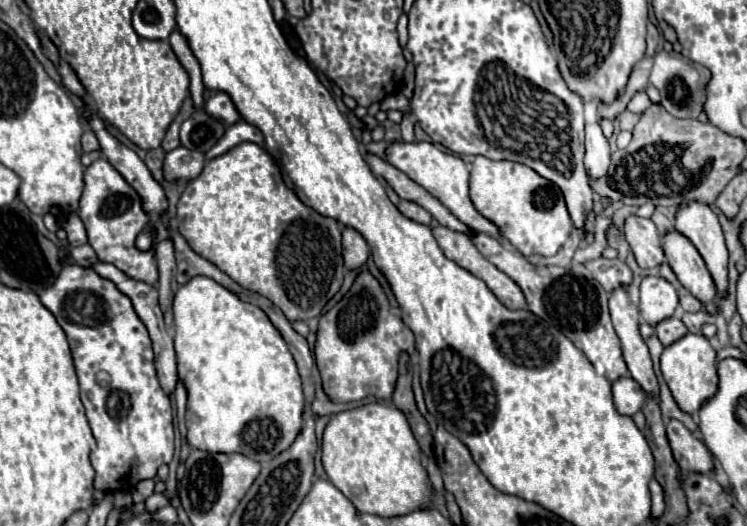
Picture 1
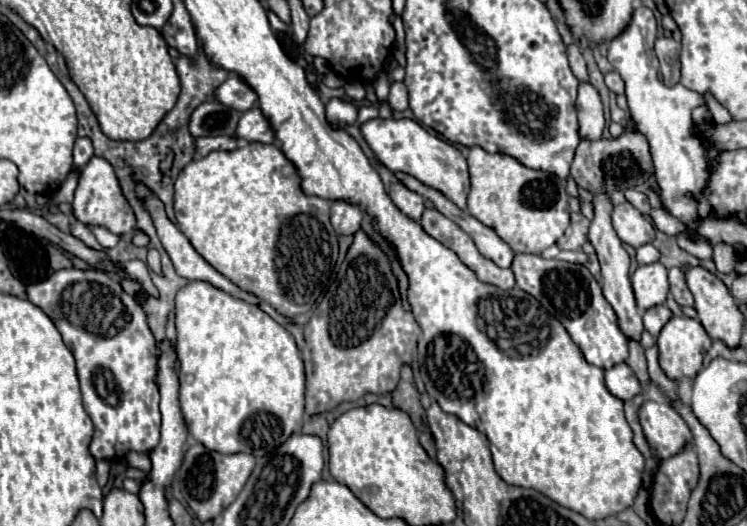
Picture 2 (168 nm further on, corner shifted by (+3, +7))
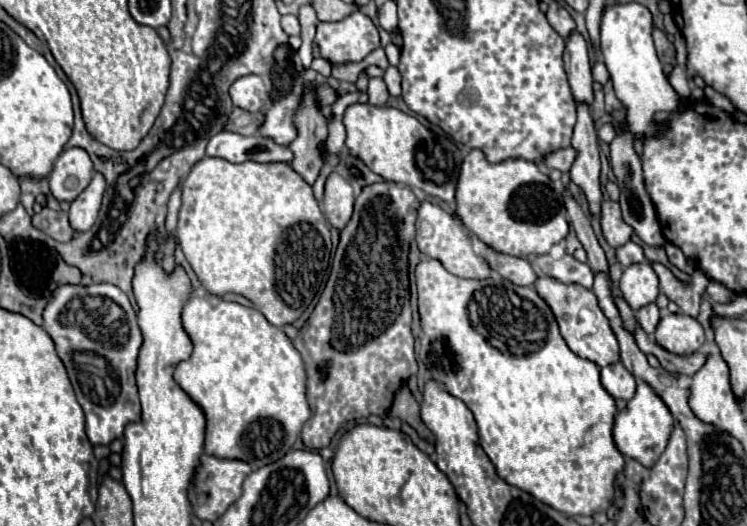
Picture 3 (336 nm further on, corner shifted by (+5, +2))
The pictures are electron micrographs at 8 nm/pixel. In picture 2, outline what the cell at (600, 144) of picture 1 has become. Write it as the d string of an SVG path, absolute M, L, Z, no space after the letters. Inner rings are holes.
M580 83L576 111L580 121L580 135L584 139L600 139L604 129L604 115L600 95L592 83Z

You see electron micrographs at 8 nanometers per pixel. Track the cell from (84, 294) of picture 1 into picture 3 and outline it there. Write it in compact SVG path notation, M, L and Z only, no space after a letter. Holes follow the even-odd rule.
M62 284L52 292L42 314L42 328L52 336L78 404L86 414L92 446L108 446L124 434L126 424L142 420L136 386L142 330L128 296L114 284Z

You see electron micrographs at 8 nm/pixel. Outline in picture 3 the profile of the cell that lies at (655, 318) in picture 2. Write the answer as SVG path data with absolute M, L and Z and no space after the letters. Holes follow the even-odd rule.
M648 304L648 306L644 306L644 308L640 308L636 312L636 320L642 326L642 330L648 336L652 336L656 326L658 326L658 322L660 322L660 308L656 304Z

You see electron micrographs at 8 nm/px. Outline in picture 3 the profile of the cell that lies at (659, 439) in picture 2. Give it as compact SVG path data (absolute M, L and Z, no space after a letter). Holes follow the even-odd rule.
M640 382L638 390L636 390L636 396L616 416L614 442L624 456L630 456L630 458L638 460L642 466L652 466L660 458L660 454L664 452L664 448L668 444L668 438L674 430L674 424L676 422L674 422L674 418L668 410L668 406L658 398L658 394L648 384Z

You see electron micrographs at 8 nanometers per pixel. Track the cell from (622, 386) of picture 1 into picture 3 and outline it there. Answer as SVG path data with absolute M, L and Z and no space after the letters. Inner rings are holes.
M620 362L602 368L602 386L608 394L622 400L630 400L636 394L636 380Z

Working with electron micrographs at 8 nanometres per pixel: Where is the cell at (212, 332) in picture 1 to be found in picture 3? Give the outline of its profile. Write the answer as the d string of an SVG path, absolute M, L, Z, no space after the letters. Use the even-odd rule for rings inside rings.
M214 294L192 296L182 310L182 326L194 344L194 352L186 362L176 366L174 380L204 410L204 452L216 458L236 458L248 462L254 470L282 458L294 446L302 424L310 418L304 362L284 330L270 324L258 310L226 302Z

